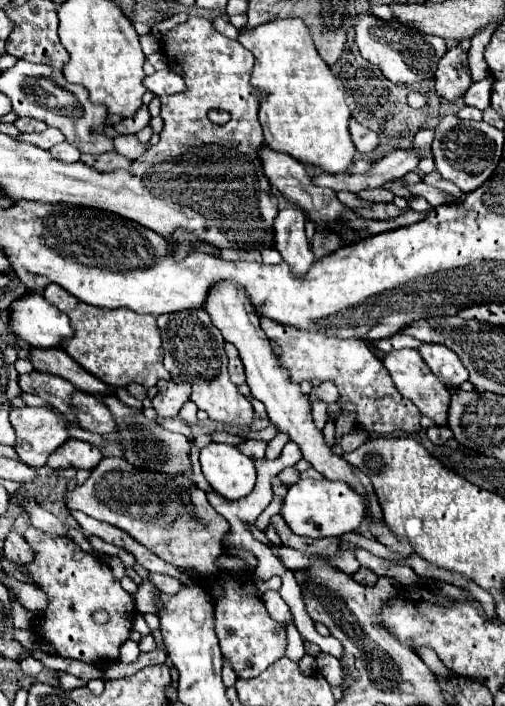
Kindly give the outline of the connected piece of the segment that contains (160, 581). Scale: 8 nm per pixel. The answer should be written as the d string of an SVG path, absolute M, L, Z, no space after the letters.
M151 573L151 583L153 583L159 591L163 591L163 593L167 593L167 595L173 595L173 593L177 593L177 591L183 587L181 581L177 581L177 579L169 577L169 575L161 575L161 573Z

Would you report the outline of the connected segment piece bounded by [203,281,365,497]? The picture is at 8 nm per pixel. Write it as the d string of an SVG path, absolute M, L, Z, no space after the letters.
M217 281L209 289L209 295L203 303L203 309L209 313L213 325L217 325L223 339L237 347L239 357L245 365L245 375L247 375L247 385L251 389L251 395L267 407L269 421L281 433L289 435L289 441L299 445L303 459L307 463L311 463L311 467L315 471L319 471L325 479L343 481L349 487L353 487L353 491L363 493L363 497L365 497L365 487L355 477L351 463L347 463L341 455L333 453L333 447L327 447L327 443L325 443L323 431L319 431L315 427L315 421L311 415L311 405L309 405L309 395L301 393L299 385L291 381L289 369L285 365L281 365L277 355L273 353L271 341L267 339L263 329L259 327L259 315L253 311L253 305L245 293L245 287L239 283L233 283L233 281Z

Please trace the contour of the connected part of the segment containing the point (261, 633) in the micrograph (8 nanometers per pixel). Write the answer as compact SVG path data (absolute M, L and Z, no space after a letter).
M223 575L221 587L225 591L225 597L215 603L215 631L219 637L223 659L231 663L237 677L253 679L263 673L273 661L285 655L287 625L273 621L259 597L245 597L241 579Z

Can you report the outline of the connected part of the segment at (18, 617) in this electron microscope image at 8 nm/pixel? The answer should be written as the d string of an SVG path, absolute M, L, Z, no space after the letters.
M13 603L13 619L17 629L31 629L33 627L33 613L23 609L19 603Z

